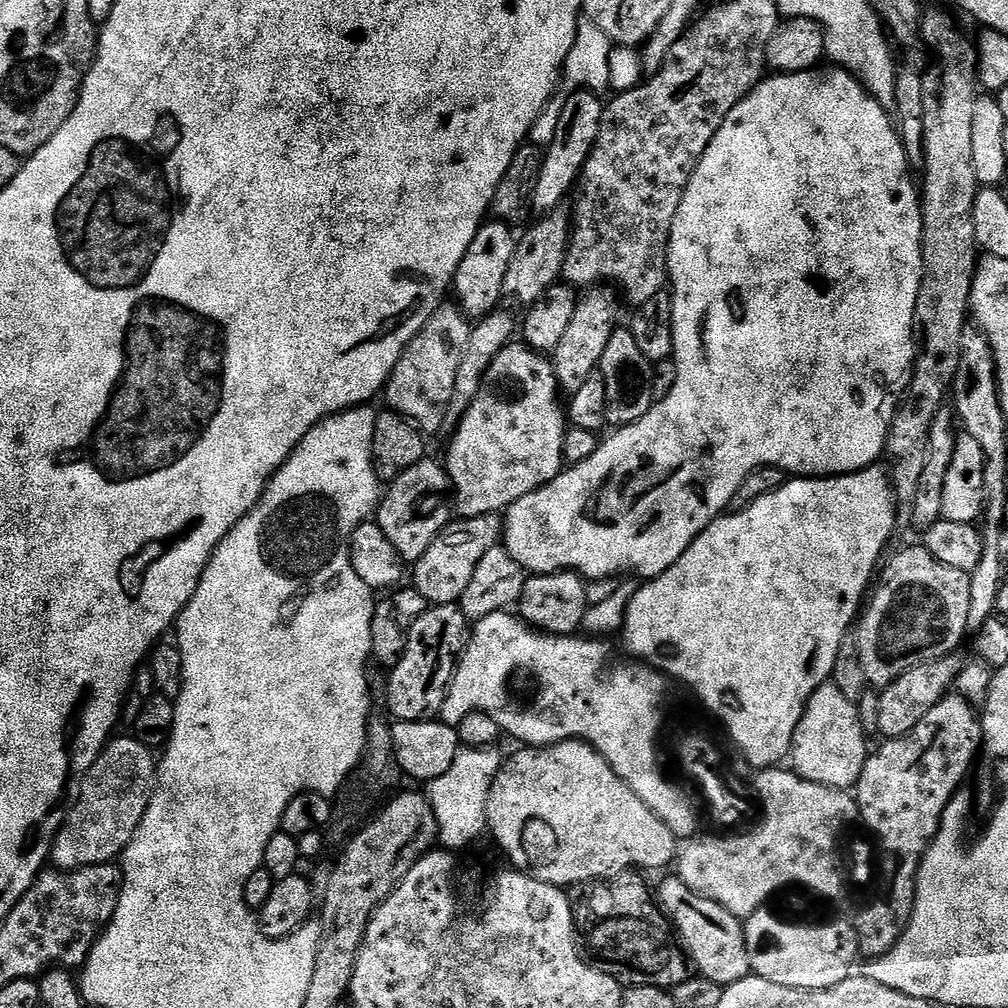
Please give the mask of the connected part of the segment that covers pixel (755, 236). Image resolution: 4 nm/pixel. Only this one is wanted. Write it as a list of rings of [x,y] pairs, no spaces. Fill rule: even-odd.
[[[817,66],[806,72],[772,74],[761,80],[760,85],[746,99],[738,102],[738,106],[734,106],[734,110],[730,110],[726,122],[722,122],[718,134],[714,134],[706,154],[702,154],[702,158],[686,186],[686,194],[682,194],[682,206],[678,206],[678,214],[674,214],[674,226],[670,230],[670,242],[668,243],[668,279],[672,293],[672,305],[674,306],[674,350],[672,351],[672,359],[675,360],[678,366],[678,382],[674,382],[674,390],[670,390],[670,394],[666,399],[656,400],[652,409],[641,420],[633,424],[627,424],[625,428],[615,429],[611,433],[613,436],[609,440],[605,439],[601,442],[598,450],[594,450],[594,454],[590,454],[590,458],[565,467],[564,471],[559,472],[549,484],[534,490],[530,494],[526,494],[526,498],[518,498],[518,502],[511,504],[503,513],[503,547],[507,548],[508,553],[529,573],[578,572],[589,581],[610,580],[627,574],[629,577],[639,578],[641,581],[647,582],[653,580],[655,576],[662,575],[666,570],[670,570],[670,566],[674,566],[674,562],[678,562],[678,558],[682,558],[682,554],[686,554],[686,550],[699,538],[702,530],[706,530],[706,526],[710,526],[719,516],[725,515],[726,509],[731,505],[734,494],[738,494],[738,486],[742,486],[742,482],[746,482],[746,478],[750,478],[750,474],[755,472],[757,468],[781,468],[785,474],[791,474],[796,478],[845,476],[848,472],[861,472],[863,468],[873,467],[879,461],[876,459],[880,455],[882,457],[885,455],[888,447],[888,429],[890,424],[887,419],[884,421],[883,416],[884,387],[891,380],[896,384],[900,384],[903,382],[904,376],[905,380],[911,377],[916,363],[918,341],[916,332],[912,327],[914,326],[914,310],[918,302],[918,290],[922,286],[922,278],[924,277],[924,239],[922,238],[922,222],[924,219],[920,213],[922,196],[918,191],[917,181],[916,184],[912,181],[914,172],[908,165],[906,150],[903,148],[897,125],[894,123],[889,109],[883,108],[868,93],[868,89],[864,87],[863,83],[853,76],[847,68],[839,66],[824,67]]]

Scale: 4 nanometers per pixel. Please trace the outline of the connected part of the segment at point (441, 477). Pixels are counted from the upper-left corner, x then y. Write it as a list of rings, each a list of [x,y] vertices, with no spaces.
[[[431,458],[419,460],[410,470],[387,485],[375,513],[375,523],[379,524],[382,534],[390,538],[394,550],[398,550],[400,559],[414,562],[430,550],[430,542],[450,522],[450,508],[444,505],[444,491],[449,491],[450,481],[443,463]]]

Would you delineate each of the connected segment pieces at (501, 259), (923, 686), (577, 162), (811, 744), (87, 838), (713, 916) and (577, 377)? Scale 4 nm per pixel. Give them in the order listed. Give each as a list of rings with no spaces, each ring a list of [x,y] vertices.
[[[486,222],[478,230],[474,242],[470,242],[470,250],[466,250],[466,258],[456,271],[454,281],[454,296],[465,316],[479,322],[490,313],[501,307],[500,299],[505,299],[504,283],[506,272],[510,267],[510,260],[514,256],[518,241],[517,233],[512,233],[507,223]]]
[[[956,654],[943,656],[929,664],[906,670],[880,692],[878,726],[881,737],[901,736],[914,730],[914,726],[918,726],[918,722],[922,722],[922,718],[926,718],[926,714],[930,714],[930,710],[938,706],[941,698],[953,691],[958,674],[965,666],[965,661],[958,657]]]
[[[581,90],[568,97],[563,107],[562,117],[558,118],[558,130],[554,134],[554,142],[547,145],[544,152],[542,170],[538,178],[538,186],[534,186],[531,207],[540,214],[547,214],[561,207],[565,203],[568,191],[577,187],[580,173],[583,172],[586,162],[596,145],[598,130],[602,126],[604,104],[590,90]]]
[[[834,683],[823,684],[814,690],[806,710],[794,730],[790,753],[791,771],[804,780],[818,782],[818,786],[830,786],[845,790],[855,789],[870,755],[869,737],[860,721],[857,701],[846,698]]]
[[[135,735],[119,736],[109,739],[94,766],[90,766],[80,787],[80,797],[68,809],[64,825],[52,840],[50,860],[59,871],[110,864],[123,856],[130,838],[134,838],[134,830],[138,830],[146,814],[148,803],[152,801],[158,767],[153,749],[147,748]]]
[[[676,874],[661,882],[658,903],[664,909],[664,915],[672,921],[679,939],[686,945],[687,955],[699,975],[721,986],[738,982],[750,975],[752,963],[746,950],[741,917],[730,914],[726,906],[718,906],[718,902],[710,898],[702,898],[702,894],[690,890],[690,886],[686,886],[686,882],[682,882]]]
[[[596,286],[579,297],[574,318],[554,353],[556,380],[565,393],[578,391],[586,383],[586,378],[590,378],[590,374],[599,369],[602,353],[606,351],[606,345],[621,323],[621,301],[618,296],[616,301],[615,295],[617,296],[617,293],[611,287]]]

